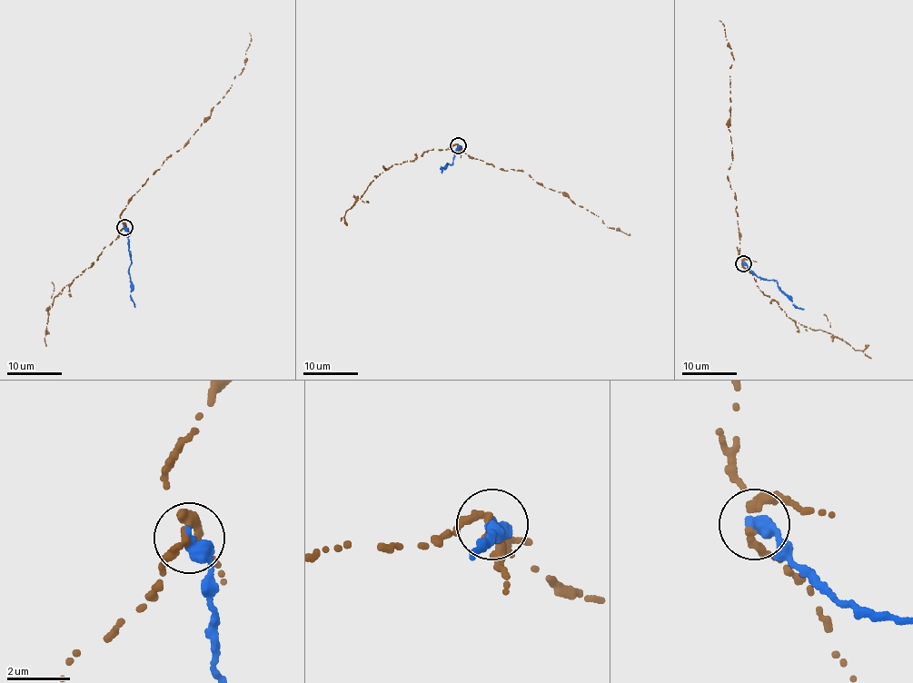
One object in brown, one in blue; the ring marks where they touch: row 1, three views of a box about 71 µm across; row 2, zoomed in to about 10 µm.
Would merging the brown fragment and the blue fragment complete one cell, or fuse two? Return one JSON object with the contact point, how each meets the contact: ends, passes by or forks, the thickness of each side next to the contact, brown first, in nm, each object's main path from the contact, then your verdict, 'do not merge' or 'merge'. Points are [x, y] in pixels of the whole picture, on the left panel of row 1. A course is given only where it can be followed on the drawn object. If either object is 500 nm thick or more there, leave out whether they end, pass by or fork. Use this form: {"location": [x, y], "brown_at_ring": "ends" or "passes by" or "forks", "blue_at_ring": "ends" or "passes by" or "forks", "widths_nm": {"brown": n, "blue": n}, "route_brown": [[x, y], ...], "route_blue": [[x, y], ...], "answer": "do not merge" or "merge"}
{"location": [124, 227], "brown_at_ring": "forks", "blue_at_ring": "ends", "widths_nm": {"brown": 180, "blue": 480}, "route_brown": [[124, 226], [120, 214], [127, 201], [183, 147], [240, 74], [249, 33]], "route_blue": [[124, 227], [132, 262], [128, 272], [132, 291], [130, 295], [135, 307]], "answer": "do not merge"}

